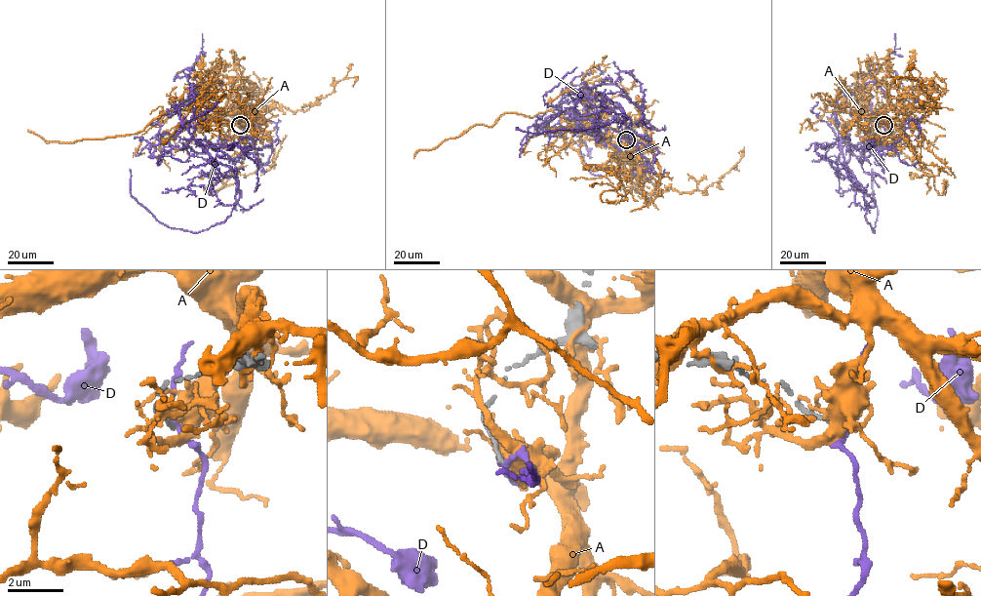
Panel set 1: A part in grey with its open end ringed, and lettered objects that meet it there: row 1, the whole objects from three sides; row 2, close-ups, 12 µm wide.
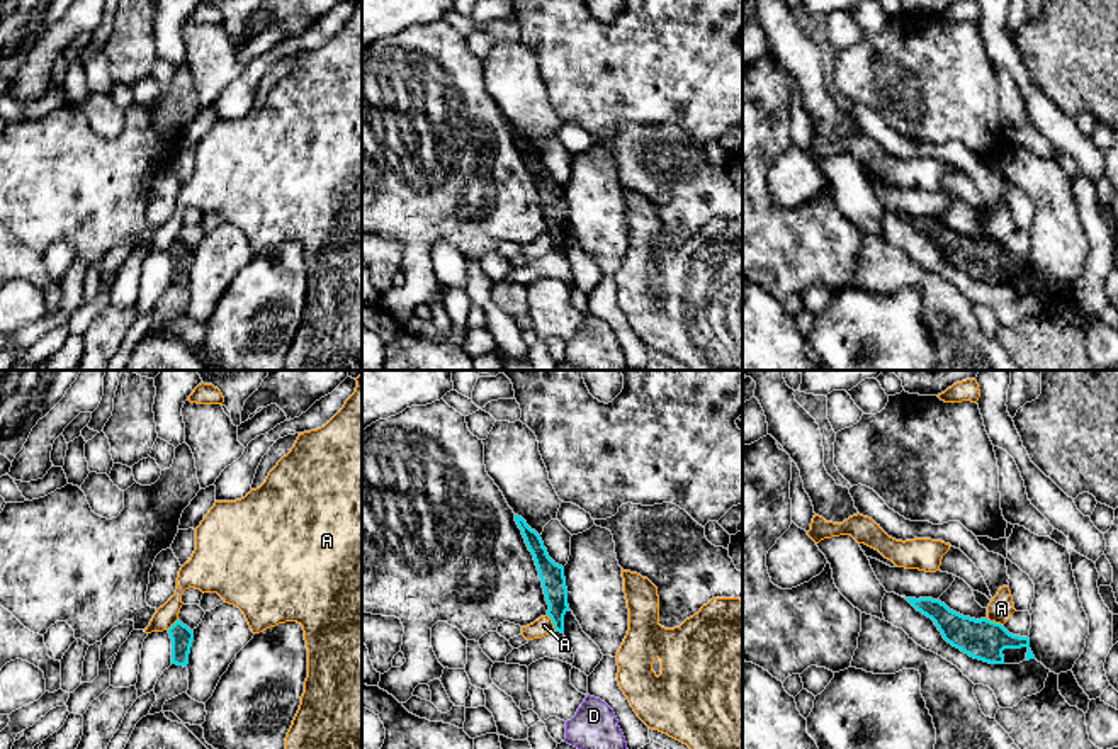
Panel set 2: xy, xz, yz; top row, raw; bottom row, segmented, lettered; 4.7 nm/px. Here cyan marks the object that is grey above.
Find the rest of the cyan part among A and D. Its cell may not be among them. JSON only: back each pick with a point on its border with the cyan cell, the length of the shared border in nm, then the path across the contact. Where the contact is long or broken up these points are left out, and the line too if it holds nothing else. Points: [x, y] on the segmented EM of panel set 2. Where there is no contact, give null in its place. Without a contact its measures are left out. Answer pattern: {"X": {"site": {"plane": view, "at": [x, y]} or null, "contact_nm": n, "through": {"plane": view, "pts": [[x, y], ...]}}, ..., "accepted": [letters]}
{"accepted": []}

